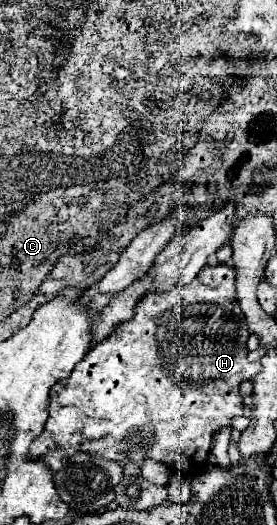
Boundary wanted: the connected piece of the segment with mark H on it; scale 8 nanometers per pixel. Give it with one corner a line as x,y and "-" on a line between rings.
205,265
197,279
189,285
173,285
171,289
163,291
163,293
147,293
143,299
137,301
135,305
135,317
131,317
129,321
119,323
113,333
103,339
101,343
97,343
95,347
89,349
89,353
85,355
85,359
81,359
81,363
77,363
77,367
71,371
71,375
67,379
61,379
53,391
51,391
51,407
49,407
49,419
45,423
43,433
33,441
33,445
29,447
29,455
33,455
35,459
49,453
49,449
57,449
63,447
67,451
67,455
71,455
71,449
83,449
87,453
99,453
105,455
111,461
123,463
125,455
129,455
133,461
141,463
145,457
153,457
161,463
165,463
171,471
183,473
183,475
195,475
197,471
201,471
207,461
209,455
209,445
213,435
221,429
231,425
231,419
237,415
243,415
243,399
239,395
239,383
245,379
251,379
253,373
257,373
255,365
247,361
247,337
249,337
249,329
245,323
245,315
239,309
239,301
235,295
235,271
233,267
225,267
225,265
215,265
209,267

